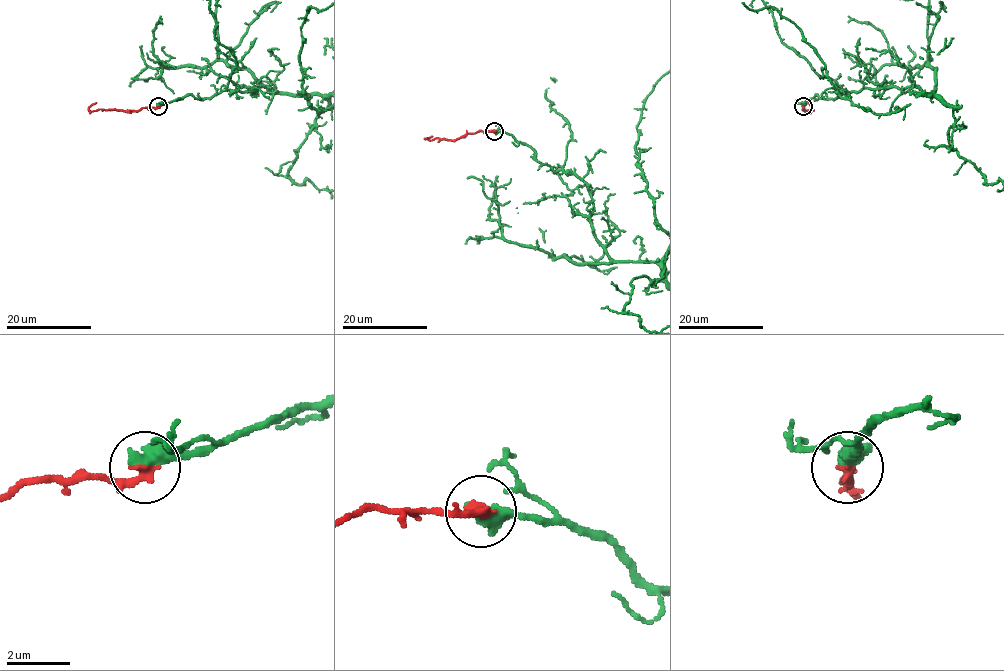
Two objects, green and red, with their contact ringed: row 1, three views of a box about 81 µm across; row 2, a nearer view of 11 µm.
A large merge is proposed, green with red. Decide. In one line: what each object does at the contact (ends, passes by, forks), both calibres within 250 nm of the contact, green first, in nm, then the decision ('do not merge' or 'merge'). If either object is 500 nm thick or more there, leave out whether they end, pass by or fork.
600 nm thick on the green side, 340 nm on the other; merge

